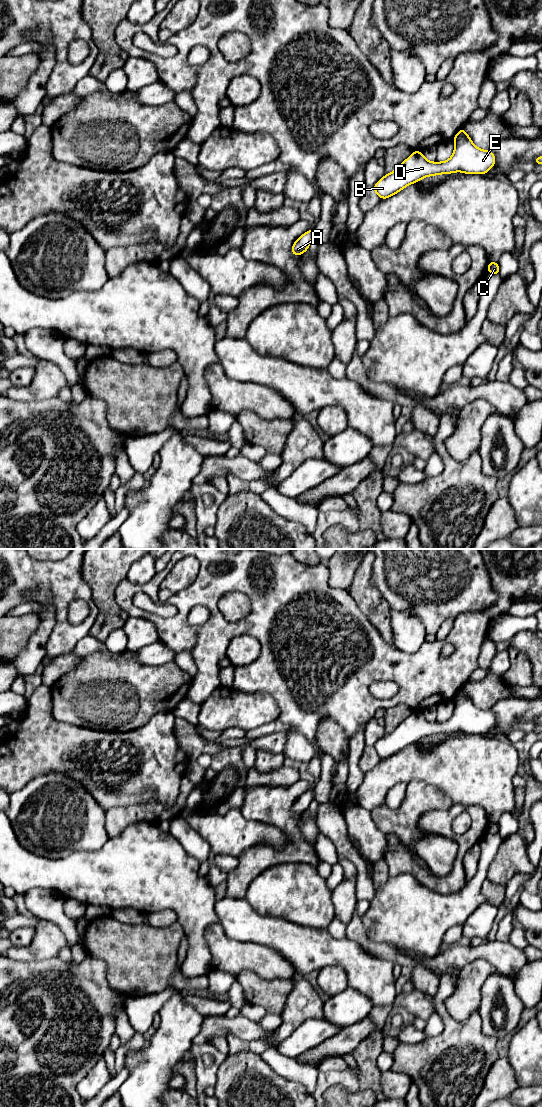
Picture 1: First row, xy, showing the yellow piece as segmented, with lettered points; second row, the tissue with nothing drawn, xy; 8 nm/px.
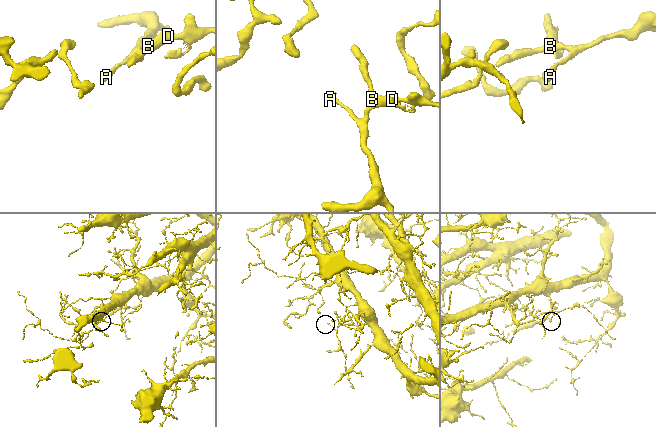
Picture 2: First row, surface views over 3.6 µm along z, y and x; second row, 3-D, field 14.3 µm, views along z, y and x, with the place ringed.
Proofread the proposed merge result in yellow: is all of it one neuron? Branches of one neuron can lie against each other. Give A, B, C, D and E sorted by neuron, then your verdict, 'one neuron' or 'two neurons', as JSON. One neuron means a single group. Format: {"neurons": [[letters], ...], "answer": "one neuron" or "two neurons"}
{"neurons": [["A", "B", "C", "D", "E"]], "answer": "one neuron"}

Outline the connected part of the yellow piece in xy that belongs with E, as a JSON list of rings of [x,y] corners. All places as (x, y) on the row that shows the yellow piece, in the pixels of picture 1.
[[[464,127],[454,136],[453,141],[455,143],[453,154],[449,160],[443,162],[430,162],[421,151],[412,151],[409,158],[374,185],[374,192],[384,200],[427,176],[458,171],[470,175],[486,174],[495,165],[494,153],[491,150],[477,148]]]

